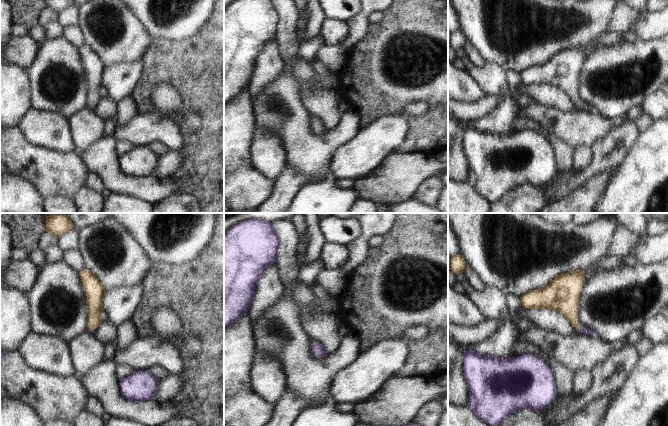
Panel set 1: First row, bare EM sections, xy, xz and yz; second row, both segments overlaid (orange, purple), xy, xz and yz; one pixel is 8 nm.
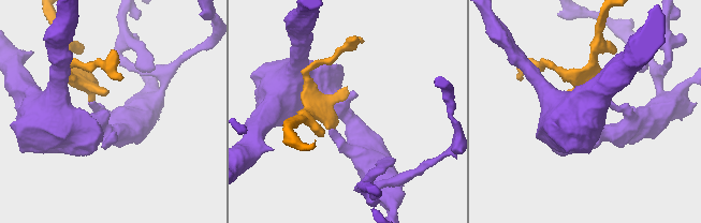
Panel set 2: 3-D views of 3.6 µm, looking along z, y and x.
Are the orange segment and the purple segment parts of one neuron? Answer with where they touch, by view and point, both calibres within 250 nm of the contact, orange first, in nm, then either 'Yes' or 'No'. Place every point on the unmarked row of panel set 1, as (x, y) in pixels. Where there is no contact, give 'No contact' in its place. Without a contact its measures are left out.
Touches orange at yz (578, 104). Thickness 220 nm (orange) against 50 nm. Yes

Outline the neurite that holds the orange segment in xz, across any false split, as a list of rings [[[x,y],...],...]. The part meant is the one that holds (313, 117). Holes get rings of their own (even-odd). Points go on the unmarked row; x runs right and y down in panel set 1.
[[[313,117],[312,124],[314,131],[318,134],[324,133],[328,129],[326,124],[316,117]]]

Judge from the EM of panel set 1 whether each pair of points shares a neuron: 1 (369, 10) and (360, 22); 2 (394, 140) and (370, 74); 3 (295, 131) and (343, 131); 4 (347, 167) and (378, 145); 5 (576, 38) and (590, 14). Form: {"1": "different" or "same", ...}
{"1": "same", "2": "different", "3": "same", "4": "same", "5": "same"}

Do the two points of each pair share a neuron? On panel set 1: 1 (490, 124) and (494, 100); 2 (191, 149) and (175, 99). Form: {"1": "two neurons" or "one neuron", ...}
{"1": "two neurons", "2": "two neurons"}

